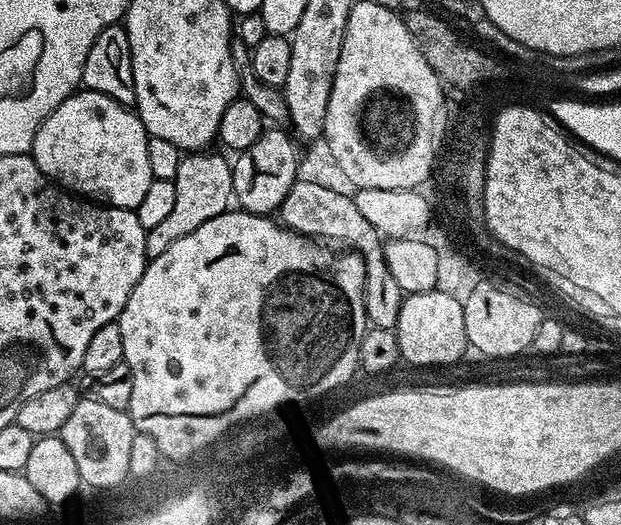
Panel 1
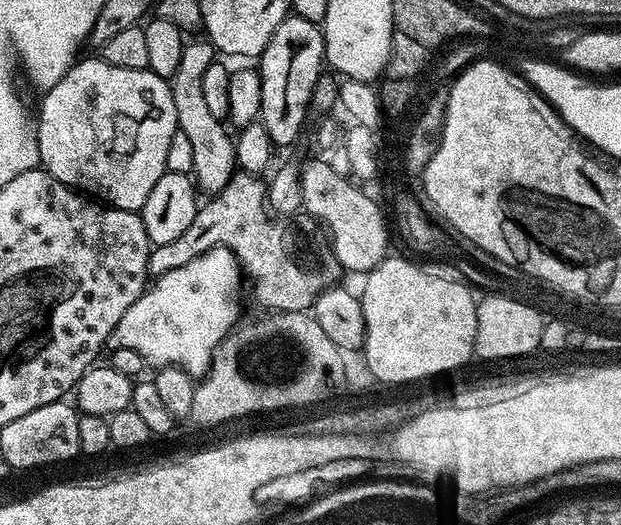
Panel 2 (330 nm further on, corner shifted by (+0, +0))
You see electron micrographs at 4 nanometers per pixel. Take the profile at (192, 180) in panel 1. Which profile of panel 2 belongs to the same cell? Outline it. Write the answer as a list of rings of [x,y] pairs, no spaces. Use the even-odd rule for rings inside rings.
[[[192,38],[185,43],[182,58],[178,61],[178,70],[174,70],[170,83],[174,110],[178,114],[176,127],[182,134],[186,134],[186,138],[190,138],[190,147],[194,149],[194,166],[191,171],[194,183],[201,193],[215,194],[222,190],[222,186],[226,186],[226,182],[230,182],[232,173],[237,171],[236,146],[233,137],[228,137],[229,129],[225,121],[210,114],[202,91],[202,78],[206,69],[217,59],[218,53],[211,40],[196,39],[200,38]]]

